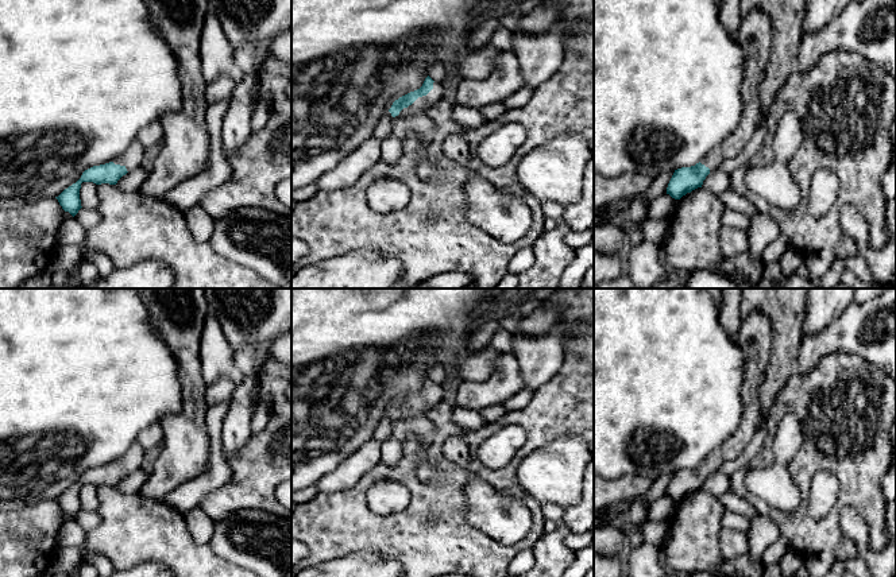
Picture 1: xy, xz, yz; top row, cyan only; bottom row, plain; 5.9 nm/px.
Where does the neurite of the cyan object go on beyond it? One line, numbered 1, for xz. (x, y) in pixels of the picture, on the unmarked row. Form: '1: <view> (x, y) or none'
1: xz (424, 406)

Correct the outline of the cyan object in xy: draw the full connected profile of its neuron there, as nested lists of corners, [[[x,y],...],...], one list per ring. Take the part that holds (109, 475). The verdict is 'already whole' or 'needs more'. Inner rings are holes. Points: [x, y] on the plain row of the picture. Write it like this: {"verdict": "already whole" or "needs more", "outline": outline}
{"verdict": "needs more", "outline": [[[135,441],[125,454],[117,461],[85,472],[76,485],[65,491],[55,500],[58,502],[62,511],[74,519],[82,510],[80,502],[80,491],[82,484],[93,484],[96,487],[116,487],[123,477],[142,469],[143,457],[144,449],[138,441]]]}

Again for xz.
{"verdict": "needs more", "outline": [[[429,377],[422,388],[395,402],[389,411],[393,419],[401,417],[428,415],[444,400],[444,387],[433,383]]]}

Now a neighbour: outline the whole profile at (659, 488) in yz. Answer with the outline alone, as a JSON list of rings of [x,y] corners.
[[[675,472],[664,473],[664,475],[659,476],[653,481],[652,487],[644,495],[641,495],[636,502],[650,504],[650,503],[656,502],[657,499],[667,496],[667,489],[668,489],[668,485],[669,485],[673,475],[675,475]]]

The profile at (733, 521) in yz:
[[[726,510],[726,512],[723,514],[722,527],[725,528],[748,533],[749,526],[750,526],[750,520],[741,514],[729,510]]]

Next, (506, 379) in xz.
[[[501,353],[487,380],[459,384],[456,406],[479,411],[488,406],[503,404],[522,388],[525,382],[514,353]]]

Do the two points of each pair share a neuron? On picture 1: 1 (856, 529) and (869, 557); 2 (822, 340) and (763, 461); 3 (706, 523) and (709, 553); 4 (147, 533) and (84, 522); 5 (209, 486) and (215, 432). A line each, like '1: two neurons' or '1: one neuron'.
1: one neuron
2: two neurons
3: one neuron
4: two neurons
5: one neuron

